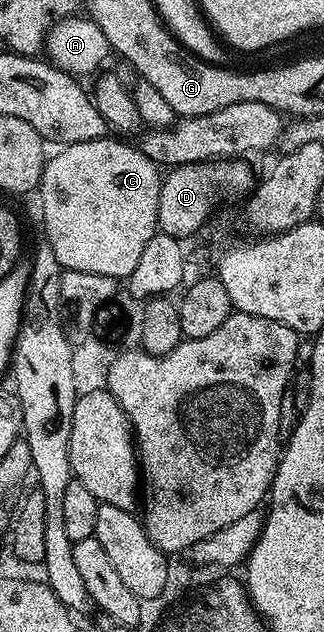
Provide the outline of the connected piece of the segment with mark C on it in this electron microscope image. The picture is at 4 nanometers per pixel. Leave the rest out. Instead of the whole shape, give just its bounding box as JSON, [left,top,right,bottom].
[42,137,163,281]

